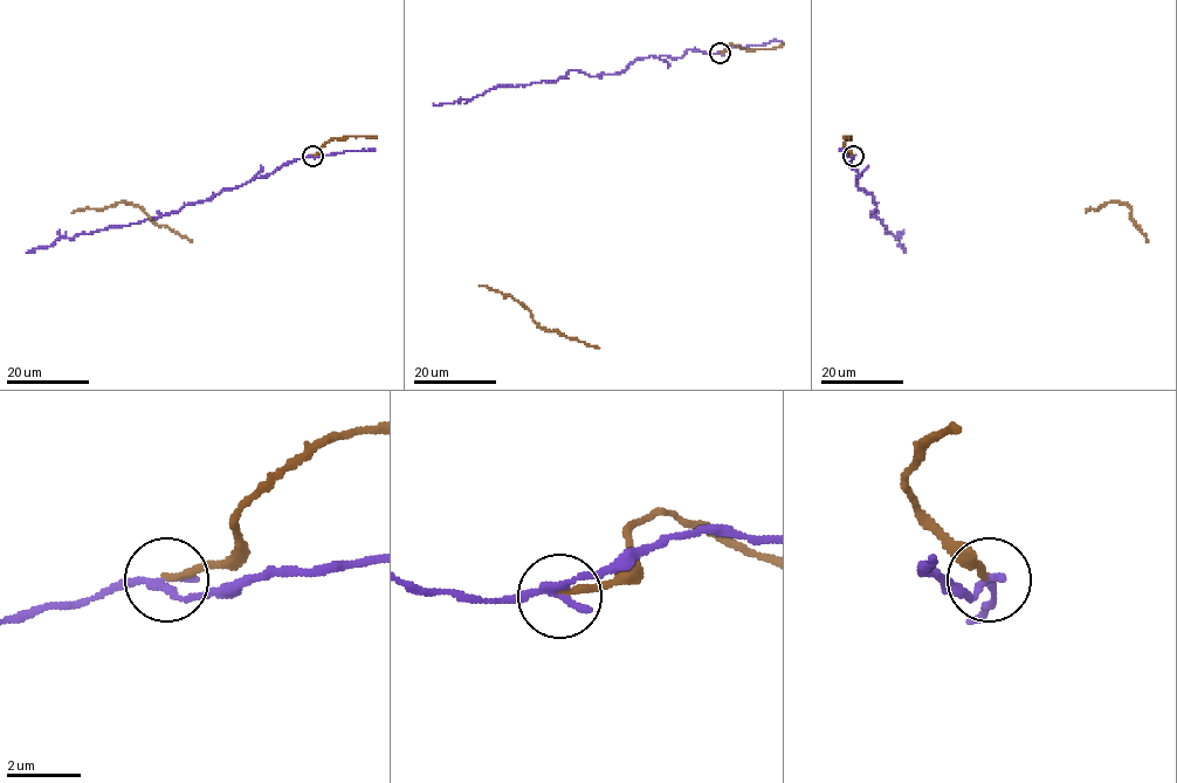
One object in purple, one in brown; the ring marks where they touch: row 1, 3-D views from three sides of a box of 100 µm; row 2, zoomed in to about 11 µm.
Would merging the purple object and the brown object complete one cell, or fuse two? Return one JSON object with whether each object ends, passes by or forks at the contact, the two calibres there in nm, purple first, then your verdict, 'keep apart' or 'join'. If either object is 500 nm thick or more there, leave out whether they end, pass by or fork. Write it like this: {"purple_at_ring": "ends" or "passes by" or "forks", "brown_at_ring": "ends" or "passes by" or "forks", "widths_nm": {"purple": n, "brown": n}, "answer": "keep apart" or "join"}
{"purple_at_ring": "passes by", "brown_at_ring": "ends", "widths_nm": {"purple": 200, "brown": 190}, "answer": "keep apart"}

